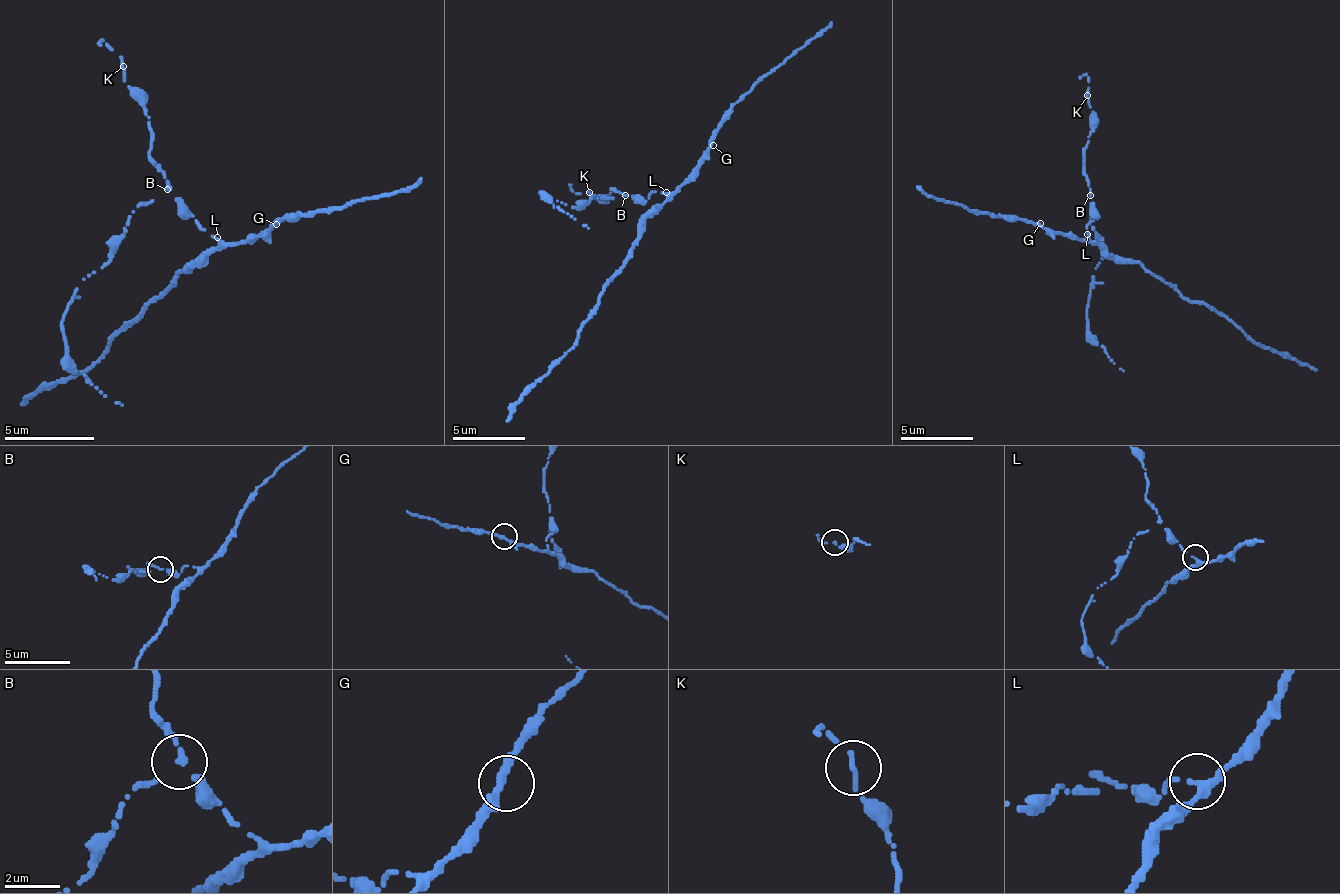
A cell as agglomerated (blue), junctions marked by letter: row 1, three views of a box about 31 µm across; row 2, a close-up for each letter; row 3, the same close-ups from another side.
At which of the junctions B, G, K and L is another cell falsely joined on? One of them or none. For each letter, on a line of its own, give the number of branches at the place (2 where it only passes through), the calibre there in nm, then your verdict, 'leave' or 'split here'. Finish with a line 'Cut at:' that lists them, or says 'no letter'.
B: 3 branches meet; 140 nm thick; split here
G: 2 branches meet; 280 nm thick; leave
K: 2 branches meet; 140 nm thick; leave
L: 3 branches meet; 220 nm thick; leave
Cut at: B

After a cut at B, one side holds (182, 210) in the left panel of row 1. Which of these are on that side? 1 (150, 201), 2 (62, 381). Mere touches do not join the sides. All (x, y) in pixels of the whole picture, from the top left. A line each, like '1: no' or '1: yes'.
1: no
2: yes

